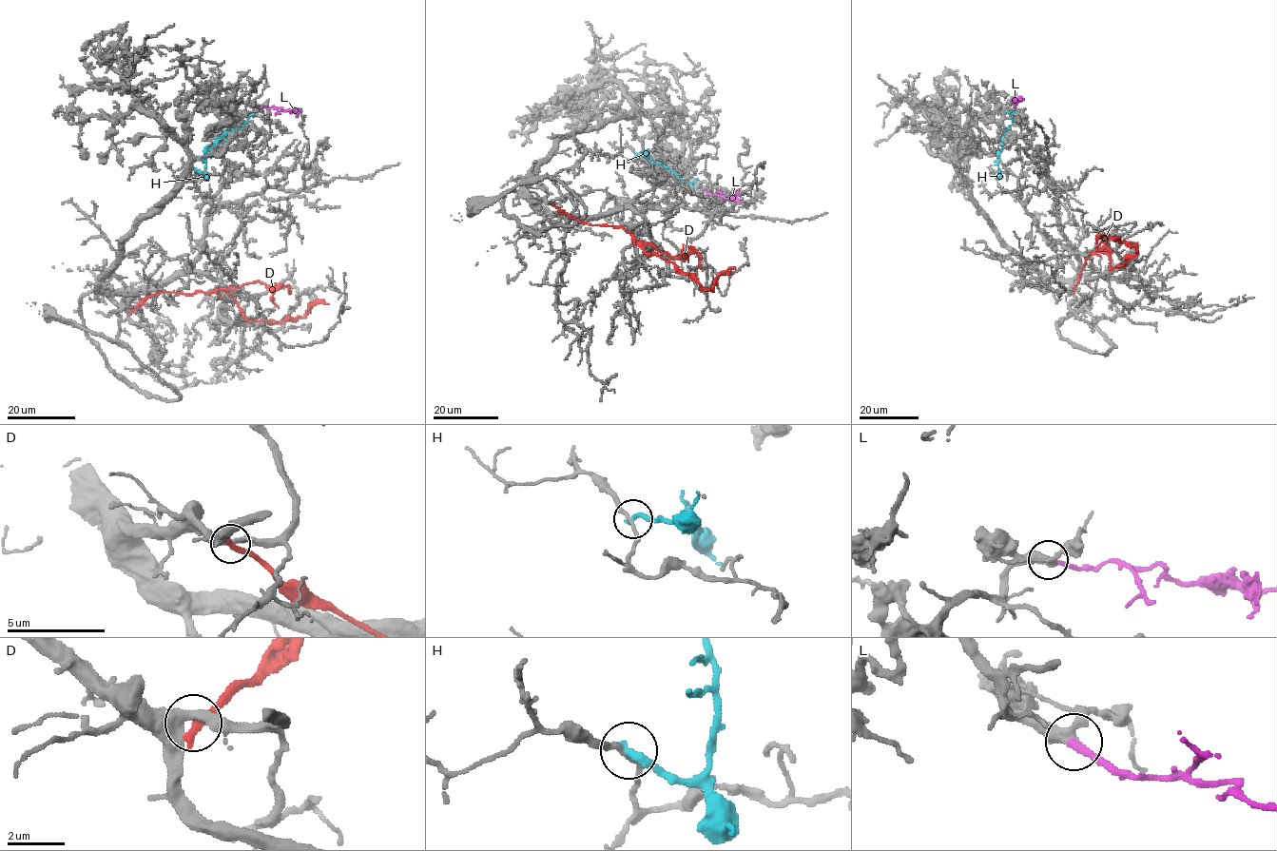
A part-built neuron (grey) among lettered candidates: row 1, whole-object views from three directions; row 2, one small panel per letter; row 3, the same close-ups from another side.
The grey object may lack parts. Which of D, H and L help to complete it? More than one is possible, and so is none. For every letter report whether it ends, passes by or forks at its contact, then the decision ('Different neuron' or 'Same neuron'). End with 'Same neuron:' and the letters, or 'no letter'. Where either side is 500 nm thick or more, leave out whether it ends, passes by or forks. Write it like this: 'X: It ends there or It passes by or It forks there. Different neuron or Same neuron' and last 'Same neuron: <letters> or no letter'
D: It ends there. Different neuron
H: It ends there. Different neuron
L: It ends there. Same neuron
Same neuron: L

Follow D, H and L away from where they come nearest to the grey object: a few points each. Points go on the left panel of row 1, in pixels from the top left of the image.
D: (131, 310), (161, 292), (186, 294), (224, 291), (248, 320), (272, 323), (302, 317), (310, 304), (328, 304)
H: (195, 168), (201, 171), (204, 170), (205, 150), (220, 136), (241, 126), (253, 113)
L: (261, 106), (297, 110), (298, 114)

